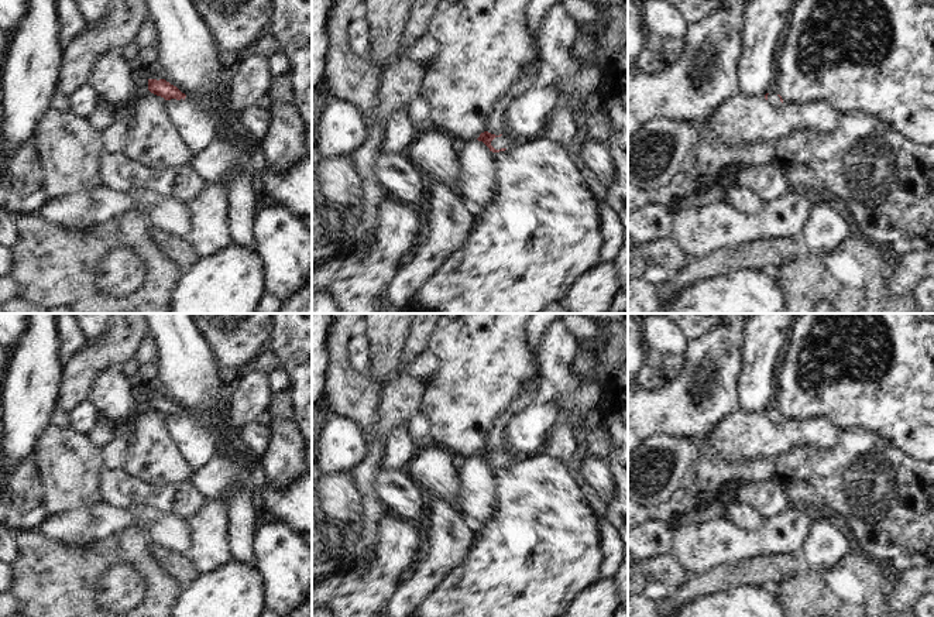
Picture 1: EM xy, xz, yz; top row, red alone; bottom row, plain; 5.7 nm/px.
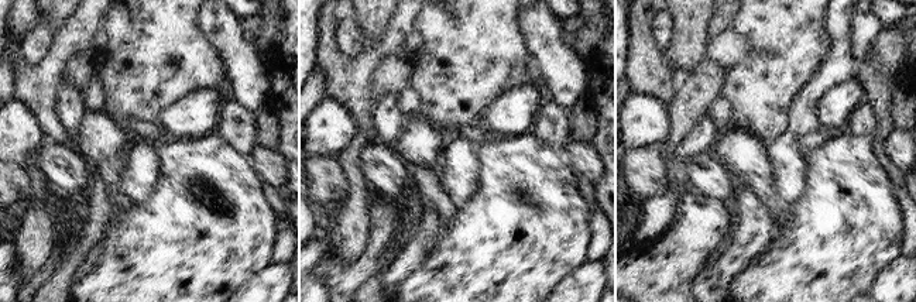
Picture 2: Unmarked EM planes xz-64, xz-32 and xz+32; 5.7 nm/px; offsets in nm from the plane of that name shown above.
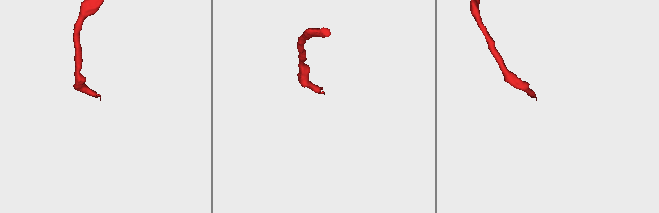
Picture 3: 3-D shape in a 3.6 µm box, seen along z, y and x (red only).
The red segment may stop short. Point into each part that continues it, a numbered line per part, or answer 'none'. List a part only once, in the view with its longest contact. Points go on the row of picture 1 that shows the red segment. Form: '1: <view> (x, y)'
1: xz (504, 141)

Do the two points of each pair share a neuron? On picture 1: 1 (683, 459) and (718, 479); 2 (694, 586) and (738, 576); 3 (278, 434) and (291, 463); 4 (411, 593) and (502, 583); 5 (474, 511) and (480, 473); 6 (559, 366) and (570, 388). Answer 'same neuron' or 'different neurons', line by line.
1: different neurons
2: same neuron
3: same neuron
4: different neurons
5: same neuron
6: same neuron

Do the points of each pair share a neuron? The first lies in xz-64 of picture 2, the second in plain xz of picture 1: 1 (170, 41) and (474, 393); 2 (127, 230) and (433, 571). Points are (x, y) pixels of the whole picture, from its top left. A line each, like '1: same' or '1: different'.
1: same
2: different

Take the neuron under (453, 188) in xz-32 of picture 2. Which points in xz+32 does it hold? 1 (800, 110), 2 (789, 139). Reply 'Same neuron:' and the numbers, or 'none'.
Same neuron: 1, 2

